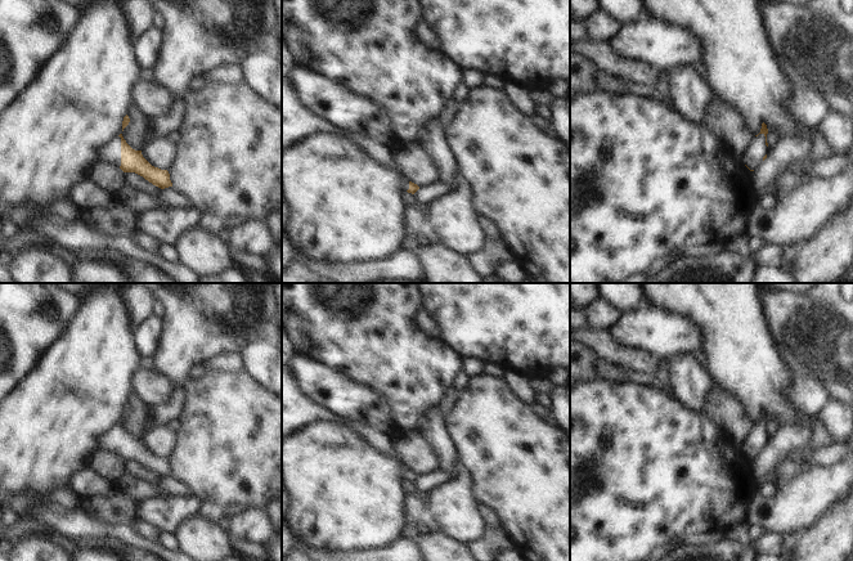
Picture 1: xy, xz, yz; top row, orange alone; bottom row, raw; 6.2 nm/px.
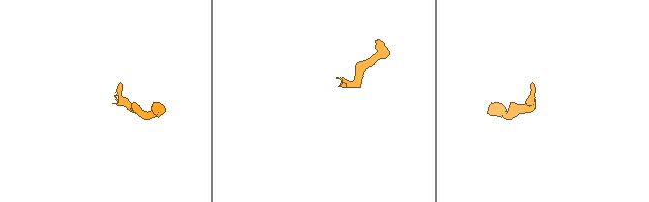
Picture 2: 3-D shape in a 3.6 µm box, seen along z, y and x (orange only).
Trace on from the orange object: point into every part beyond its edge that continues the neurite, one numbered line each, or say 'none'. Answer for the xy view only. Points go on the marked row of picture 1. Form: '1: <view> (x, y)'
1: xy (111, 152)

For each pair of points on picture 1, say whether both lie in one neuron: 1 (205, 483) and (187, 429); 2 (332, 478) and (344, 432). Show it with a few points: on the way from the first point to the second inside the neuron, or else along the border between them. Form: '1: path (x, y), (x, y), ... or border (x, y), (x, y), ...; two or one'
1: path (205, 470), (205, 447), (200, 441); one
2: path (332, 466), (332, 452), (337, 444); one

